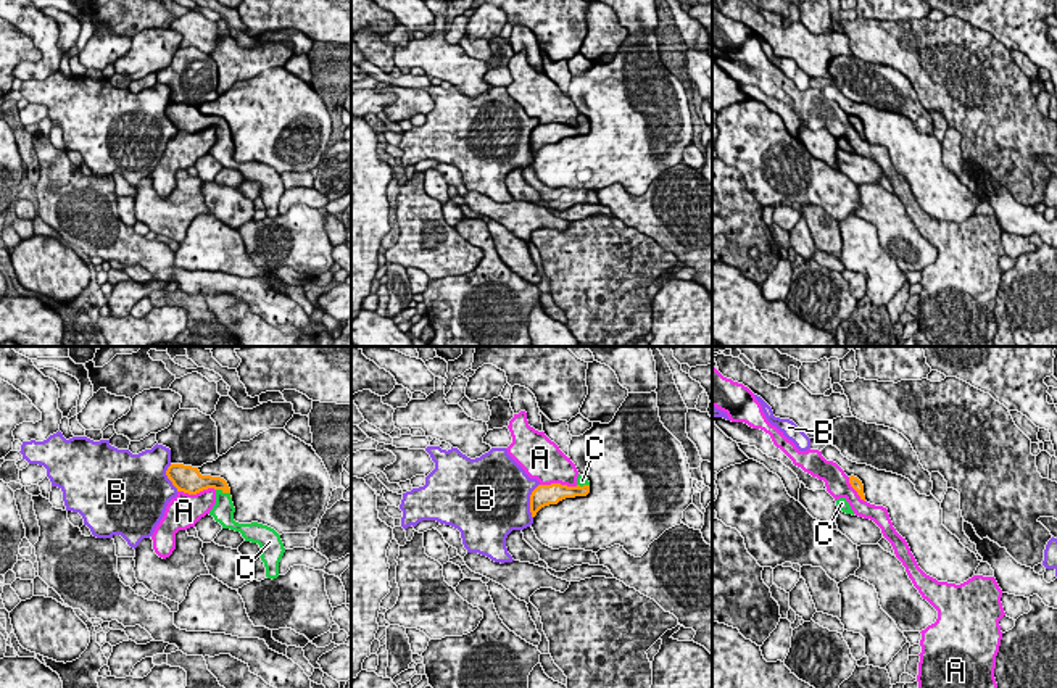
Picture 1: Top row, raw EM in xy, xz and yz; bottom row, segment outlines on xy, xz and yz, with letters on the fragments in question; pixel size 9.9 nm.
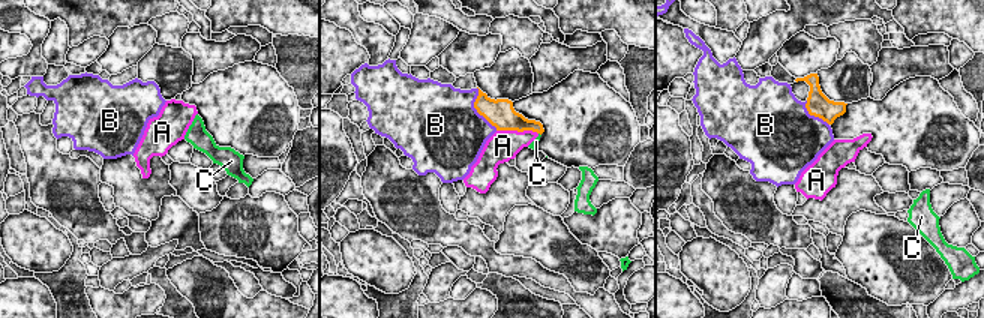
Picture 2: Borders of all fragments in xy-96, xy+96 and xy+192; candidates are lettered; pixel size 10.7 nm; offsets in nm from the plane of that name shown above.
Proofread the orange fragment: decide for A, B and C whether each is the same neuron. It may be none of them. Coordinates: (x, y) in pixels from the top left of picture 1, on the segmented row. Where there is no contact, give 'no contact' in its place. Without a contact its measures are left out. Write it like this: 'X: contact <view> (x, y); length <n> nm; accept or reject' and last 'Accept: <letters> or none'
A: contact xy (195, 493); length 380 nm; reject
B: contact xz (530, 501); length 360 nm; reject
C: contact xy (223, 490); length 150 nm; accept
Accept: C

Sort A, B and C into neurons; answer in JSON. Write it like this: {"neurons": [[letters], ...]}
{"neurons": [["A"], ["B"], ["C"]]}

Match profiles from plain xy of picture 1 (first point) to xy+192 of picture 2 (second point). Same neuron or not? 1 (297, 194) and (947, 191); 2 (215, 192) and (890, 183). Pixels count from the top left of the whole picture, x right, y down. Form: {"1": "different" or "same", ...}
{"1": "same", "2": "different"}

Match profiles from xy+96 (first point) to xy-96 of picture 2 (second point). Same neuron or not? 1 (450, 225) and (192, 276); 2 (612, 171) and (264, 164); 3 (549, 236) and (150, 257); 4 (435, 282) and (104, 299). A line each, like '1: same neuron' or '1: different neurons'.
1: different neurons
2: same neuron
3: different neurons
4: different neurons

